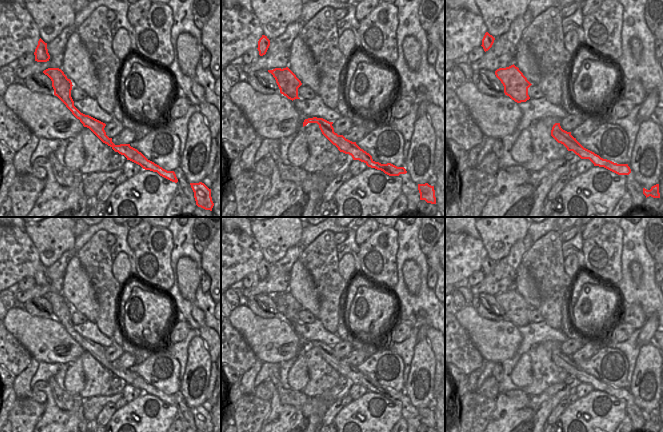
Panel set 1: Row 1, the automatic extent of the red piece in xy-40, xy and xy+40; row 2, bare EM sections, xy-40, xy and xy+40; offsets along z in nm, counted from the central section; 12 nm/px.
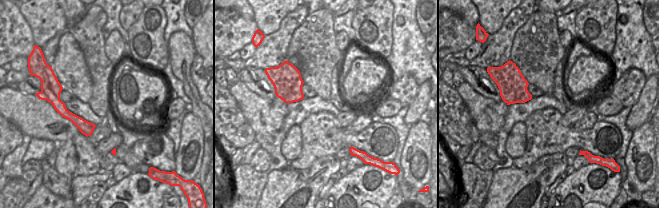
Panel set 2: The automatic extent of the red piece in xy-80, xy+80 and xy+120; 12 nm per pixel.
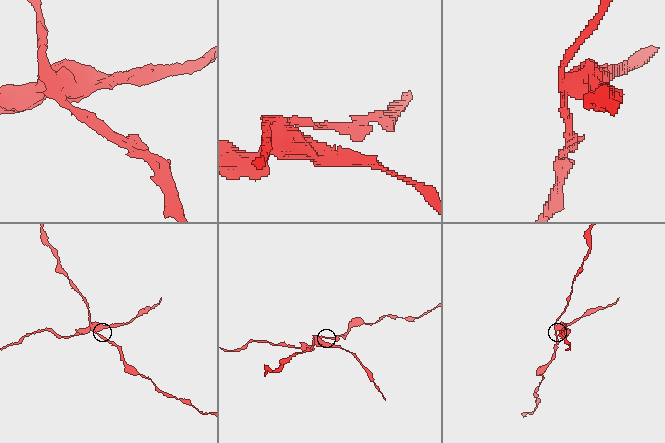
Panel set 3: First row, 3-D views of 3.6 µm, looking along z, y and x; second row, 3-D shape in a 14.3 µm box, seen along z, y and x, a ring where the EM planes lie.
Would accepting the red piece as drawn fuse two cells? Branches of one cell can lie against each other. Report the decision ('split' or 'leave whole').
split

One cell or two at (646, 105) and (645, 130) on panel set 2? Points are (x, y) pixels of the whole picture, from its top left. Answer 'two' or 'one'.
two

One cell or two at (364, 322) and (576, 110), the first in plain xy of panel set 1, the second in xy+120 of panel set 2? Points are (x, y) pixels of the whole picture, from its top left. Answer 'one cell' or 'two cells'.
two cells

